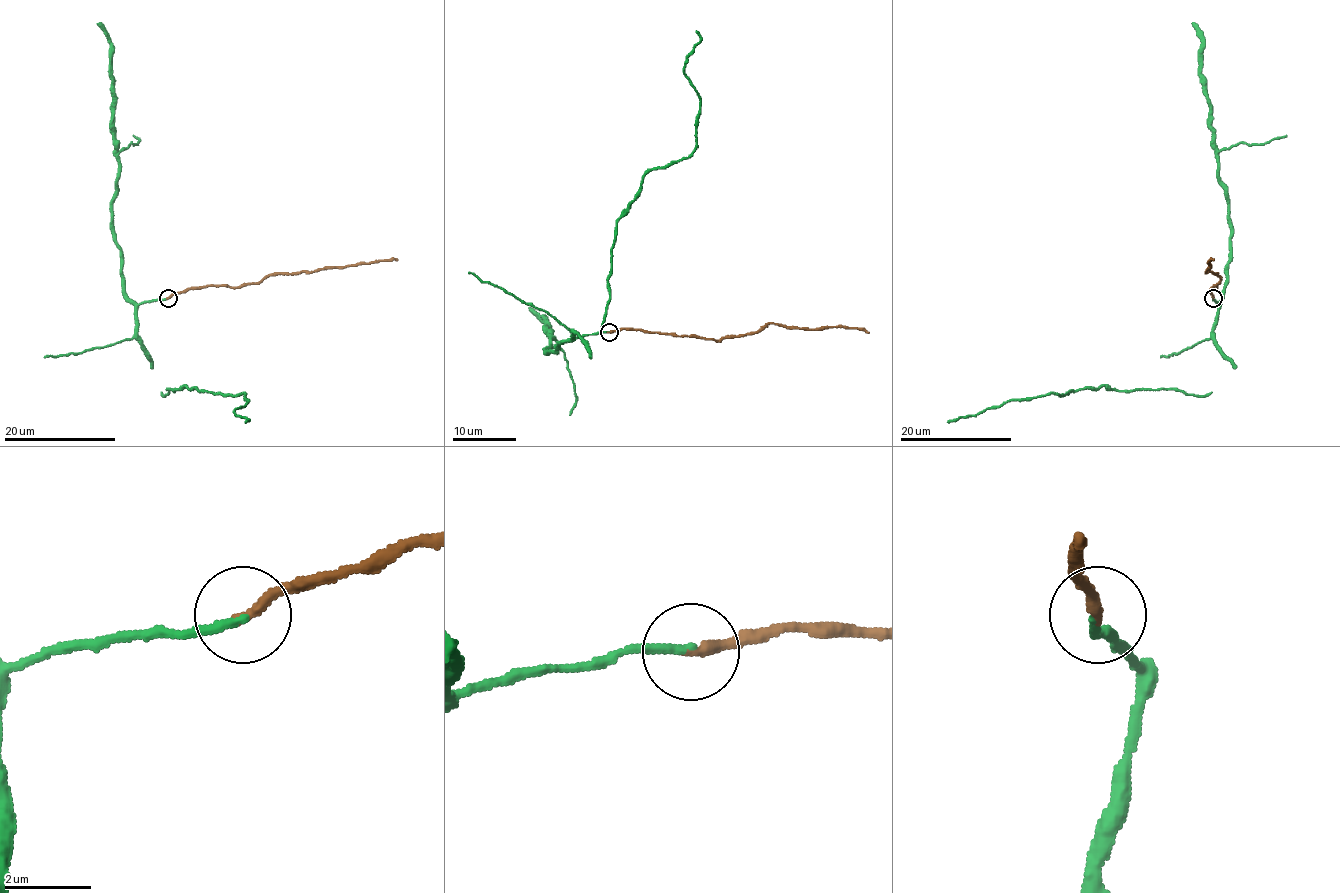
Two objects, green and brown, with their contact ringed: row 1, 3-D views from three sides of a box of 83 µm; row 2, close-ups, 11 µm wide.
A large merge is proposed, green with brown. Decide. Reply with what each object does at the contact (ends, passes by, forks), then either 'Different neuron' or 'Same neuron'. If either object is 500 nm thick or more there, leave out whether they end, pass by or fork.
At the ring green ends. At the ring brown ends. Same neuron

